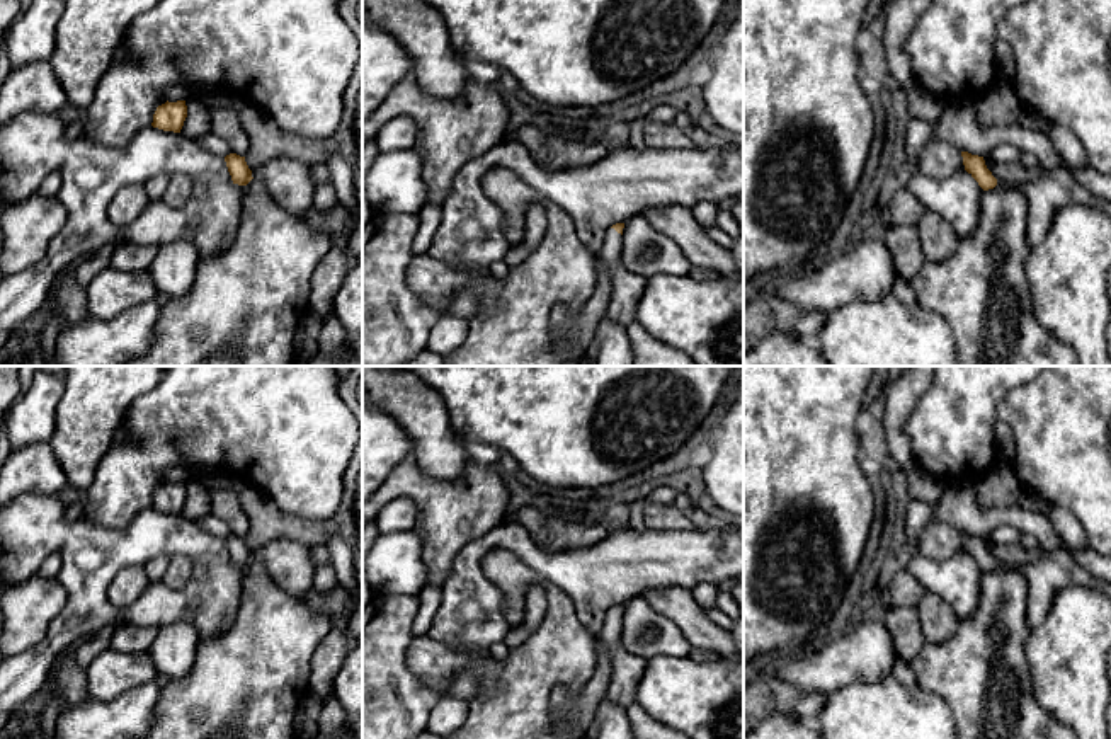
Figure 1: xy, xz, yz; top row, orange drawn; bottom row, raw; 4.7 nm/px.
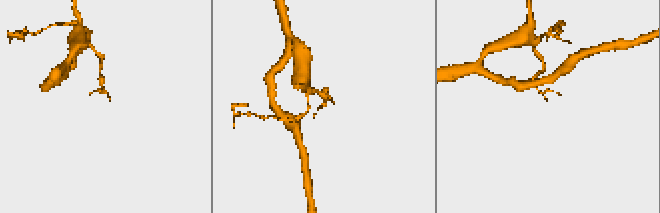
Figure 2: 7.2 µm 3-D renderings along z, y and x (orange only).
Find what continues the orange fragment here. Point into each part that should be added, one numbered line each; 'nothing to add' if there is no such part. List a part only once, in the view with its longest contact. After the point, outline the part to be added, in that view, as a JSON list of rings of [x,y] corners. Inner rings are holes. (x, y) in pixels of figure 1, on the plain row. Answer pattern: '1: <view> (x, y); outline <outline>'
1: xz (626, 670); outline [[[609,610],[595,639],[611,659],[611,674],[602,702],[611,702],[626,710],[635,703],[647,659],[633,656],[621,647],[621,622],[623,616]]]

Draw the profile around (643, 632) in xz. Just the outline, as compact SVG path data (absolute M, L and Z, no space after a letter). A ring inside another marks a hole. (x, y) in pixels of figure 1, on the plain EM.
M641 598L624 603L619 642L624 650L643 659L687 656L692 649L681 628Z

